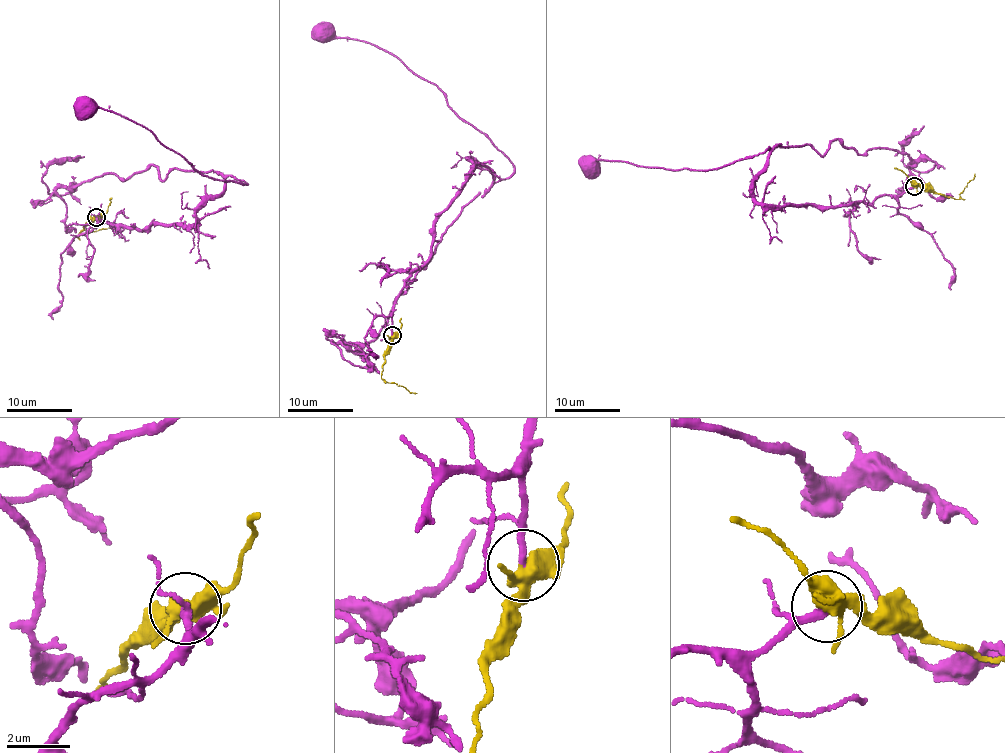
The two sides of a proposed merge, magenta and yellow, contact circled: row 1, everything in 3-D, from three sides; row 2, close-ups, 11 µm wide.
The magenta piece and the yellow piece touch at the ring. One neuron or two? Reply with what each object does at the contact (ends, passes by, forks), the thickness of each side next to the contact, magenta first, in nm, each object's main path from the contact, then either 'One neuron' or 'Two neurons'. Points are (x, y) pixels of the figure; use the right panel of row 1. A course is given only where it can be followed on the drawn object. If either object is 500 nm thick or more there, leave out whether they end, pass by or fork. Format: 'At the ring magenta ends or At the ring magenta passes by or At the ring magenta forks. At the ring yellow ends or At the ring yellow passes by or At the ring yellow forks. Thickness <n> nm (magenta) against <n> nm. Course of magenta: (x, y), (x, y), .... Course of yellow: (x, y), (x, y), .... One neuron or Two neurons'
At the ring magenta passes by. At the ring yellow forks. Thickness 180 nm (magenta) against 420 nm. Course of magenta: (913, 186), (871, 202), (777, 207), (755, 199), (756, 175), (769, 146), (712, 169), (584, 161), (589, 163). Course of yellow: (913, 186), (931, 187), (936, 193), (957, 199), (975, 174). One neuron

